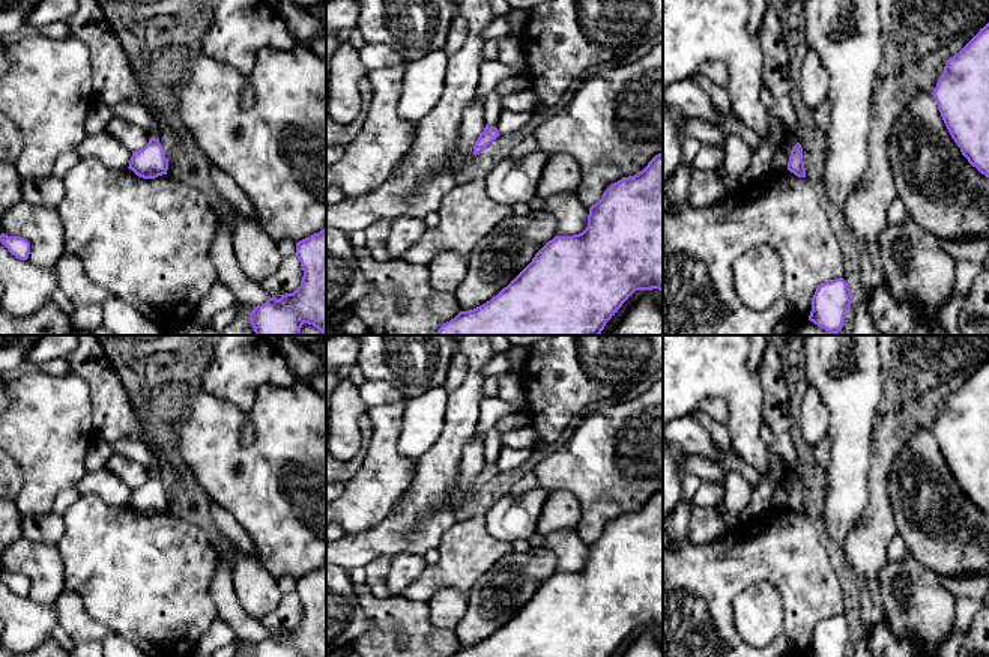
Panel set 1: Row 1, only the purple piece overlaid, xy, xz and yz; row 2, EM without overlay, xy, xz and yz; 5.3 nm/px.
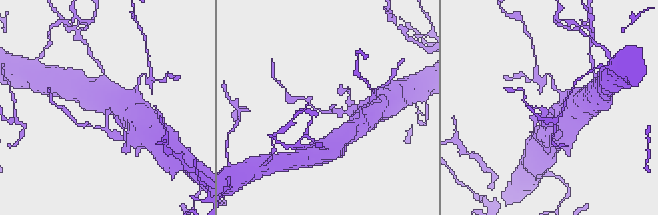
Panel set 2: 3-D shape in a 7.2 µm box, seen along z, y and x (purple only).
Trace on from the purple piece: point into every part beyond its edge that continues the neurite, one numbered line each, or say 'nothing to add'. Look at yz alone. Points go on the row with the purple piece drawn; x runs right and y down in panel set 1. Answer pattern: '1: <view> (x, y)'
nothing to add

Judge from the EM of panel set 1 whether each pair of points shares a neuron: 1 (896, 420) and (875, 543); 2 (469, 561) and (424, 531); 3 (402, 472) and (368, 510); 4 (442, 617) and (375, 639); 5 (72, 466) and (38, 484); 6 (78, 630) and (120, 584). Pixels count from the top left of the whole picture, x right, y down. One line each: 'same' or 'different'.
1: same
2: different
3: same
4: different
5: same
6: different

